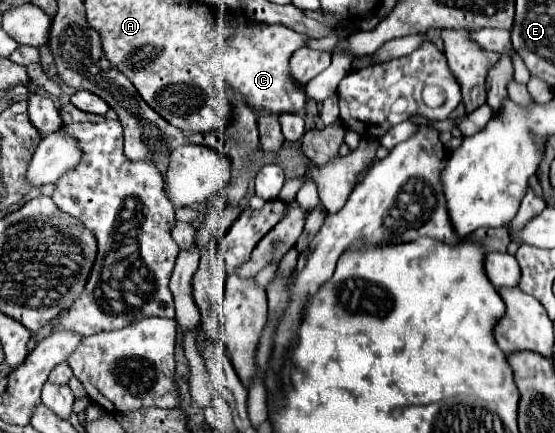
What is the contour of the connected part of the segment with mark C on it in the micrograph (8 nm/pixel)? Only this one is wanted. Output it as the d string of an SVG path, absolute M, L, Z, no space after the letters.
M240 18L240 24L236 24L236 30L232 34L230 40L226 40L224 44L224 50L222 52L216 52L212 54L204 64L202 68L210 74L216 74L220 76L230 88L234 88L242 100L248 104L248 106L254 106L254 110L262 108L262 110L268 110L270 114L282 114L282 112L302 112L306 108L306 102L308 102L308 94L306 94L306 86L300 84L292 72L290 72L290 56L298 50L298 48L304 48L308 46L308 36L306 34L300 34L300 32L294 32L282 24L250 24L246 22L246 18Z

